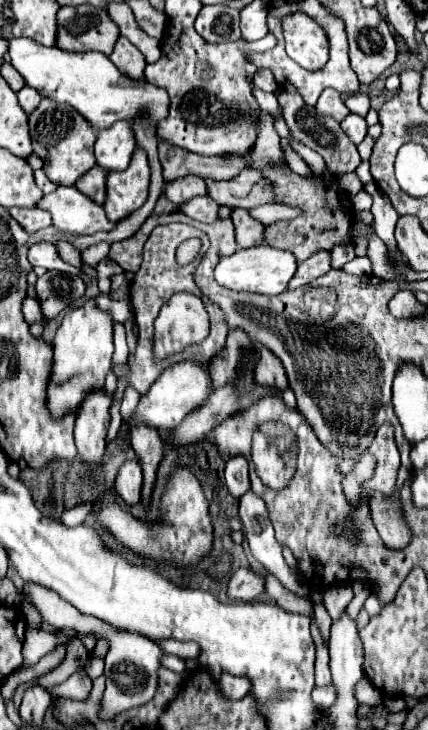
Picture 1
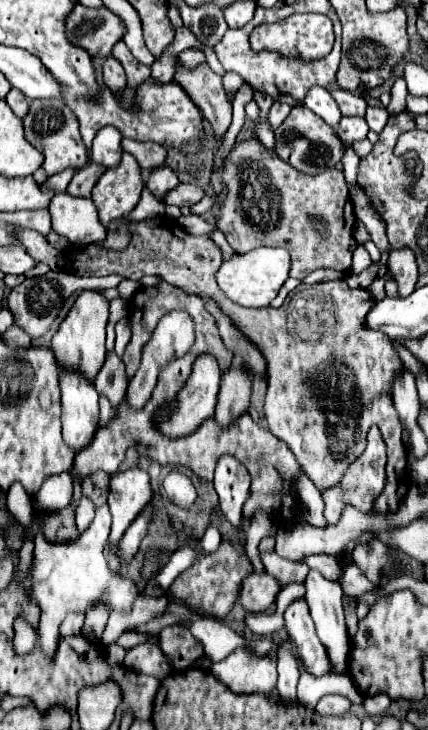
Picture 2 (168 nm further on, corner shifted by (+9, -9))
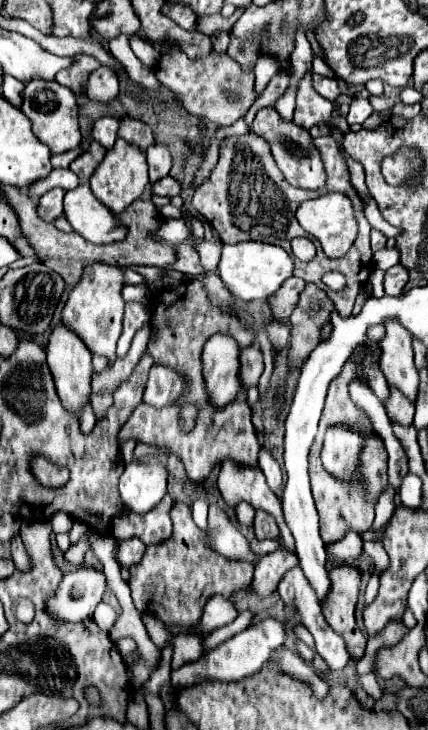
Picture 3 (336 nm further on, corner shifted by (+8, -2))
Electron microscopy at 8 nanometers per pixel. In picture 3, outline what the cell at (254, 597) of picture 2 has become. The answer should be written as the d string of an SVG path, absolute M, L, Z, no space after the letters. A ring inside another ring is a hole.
M280 547L274 553L268 553L264 559L260 559L254 567L254 579L252 579L252 591L260 595L260 599L270 597L276 591L276 581L280 577L298 565L296 553Z

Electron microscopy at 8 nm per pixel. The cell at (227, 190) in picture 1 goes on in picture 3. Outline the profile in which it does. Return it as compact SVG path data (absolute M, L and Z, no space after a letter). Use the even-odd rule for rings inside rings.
M162 177L160 181L152 183L152 195L164 195L164 197L176 197L180 195L180 185L172 177Z

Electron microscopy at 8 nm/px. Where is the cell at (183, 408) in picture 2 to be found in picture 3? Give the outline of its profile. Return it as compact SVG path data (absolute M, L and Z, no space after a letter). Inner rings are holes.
M212 335L204 345L204 379L212 401L224 407L242 391L240 381L240 347L234 337Z

